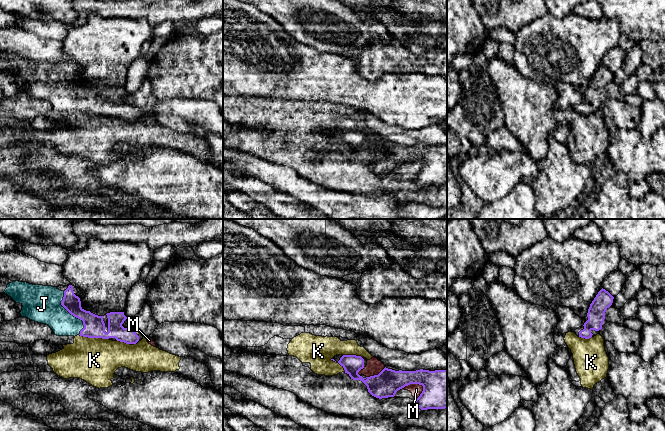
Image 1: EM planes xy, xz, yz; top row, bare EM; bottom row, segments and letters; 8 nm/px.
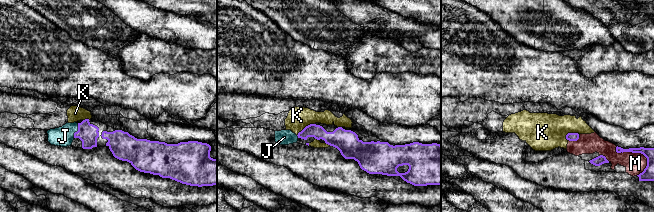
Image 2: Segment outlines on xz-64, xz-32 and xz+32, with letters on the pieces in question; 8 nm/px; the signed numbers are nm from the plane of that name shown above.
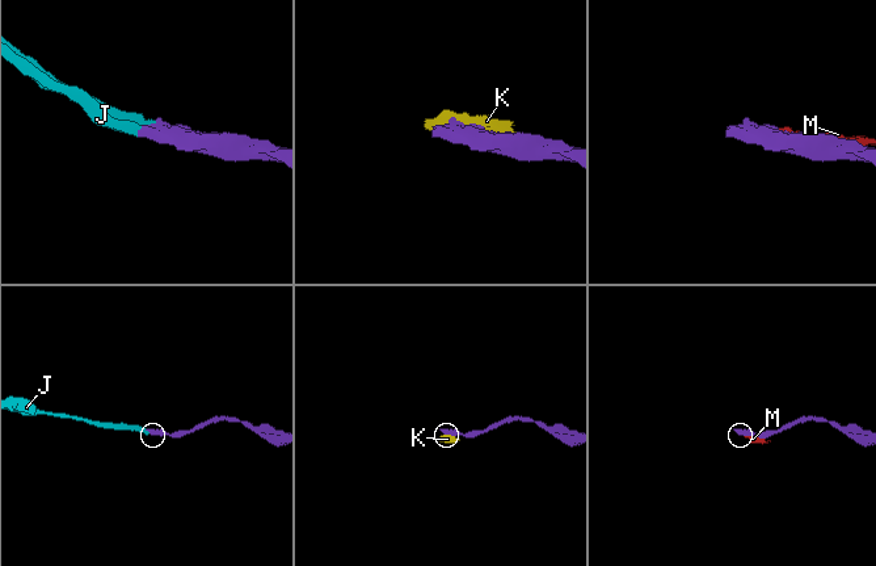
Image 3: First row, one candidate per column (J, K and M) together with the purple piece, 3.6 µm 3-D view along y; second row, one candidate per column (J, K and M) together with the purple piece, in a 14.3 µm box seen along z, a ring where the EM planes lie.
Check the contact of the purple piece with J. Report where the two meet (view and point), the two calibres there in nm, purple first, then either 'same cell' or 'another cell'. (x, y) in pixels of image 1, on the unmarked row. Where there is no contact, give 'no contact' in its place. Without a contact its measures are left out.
meets purple in xy at (72, 90); 180 nm thick on the purple side, 280 nm on the other; same cell

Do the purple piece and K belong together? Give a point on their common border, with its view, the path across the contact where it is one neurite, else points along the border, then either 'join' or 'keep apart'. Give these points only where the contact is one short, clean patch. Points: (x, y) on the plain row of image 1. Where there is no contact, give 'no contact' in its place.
xy (94, 113) | along xy (79, 110), (85, 113), (108, 115) | keep apart

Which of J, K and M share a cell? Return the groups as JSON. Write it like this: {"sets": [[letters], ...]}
{"sets": [["J"], ["K", "M"]]}

